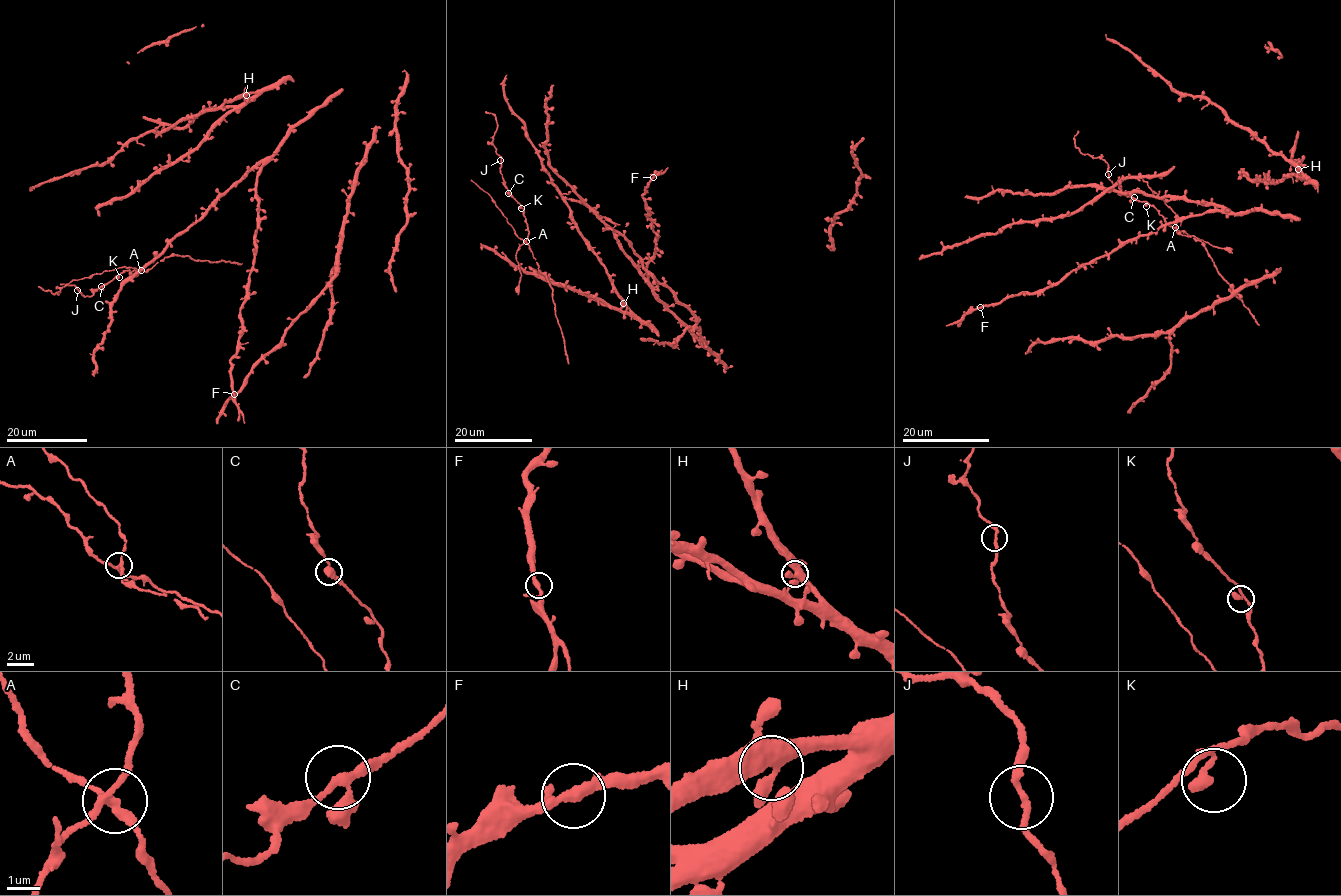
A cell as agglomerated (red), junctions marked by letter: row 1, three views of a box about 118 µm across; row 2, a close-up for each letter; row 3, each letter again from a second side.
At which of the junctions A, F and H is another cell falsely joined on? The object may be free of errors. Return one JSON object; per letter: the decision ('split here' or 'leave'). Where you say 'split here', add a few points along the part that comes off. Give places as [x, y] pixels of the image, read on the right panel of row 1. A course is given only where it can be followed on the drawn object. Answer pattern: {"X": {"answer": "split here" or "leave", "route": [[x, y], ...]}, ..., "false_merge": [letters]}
{"A": {"answer": "split here", "route": [[1175, 227], [1165, 222], [1155, 206], [1117, 193], [1104, 160], [1081, 153], [1077, 148], [1074, 137], [1079, 131]]}, "F": {"answer": "leave"}, "H": {"answer": "leave"}, "false_merge": ["A"]}

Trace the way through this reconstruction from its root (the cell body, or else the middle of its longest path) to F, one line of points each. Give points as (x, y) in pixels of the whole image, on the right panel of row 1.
F: (1241, 212), (1215, 209), (1182, 216), (1128, 239), (1057, 282), (980, 307)

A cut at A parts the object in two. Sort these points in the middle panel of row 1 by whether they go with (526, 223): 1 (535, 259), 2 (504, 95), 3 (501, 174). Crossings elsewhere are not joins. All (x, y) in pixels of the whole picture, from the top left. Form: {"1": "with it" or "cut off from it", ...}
{"1": "cut off from it", "2": "cut off from it", "3": "with it"}

